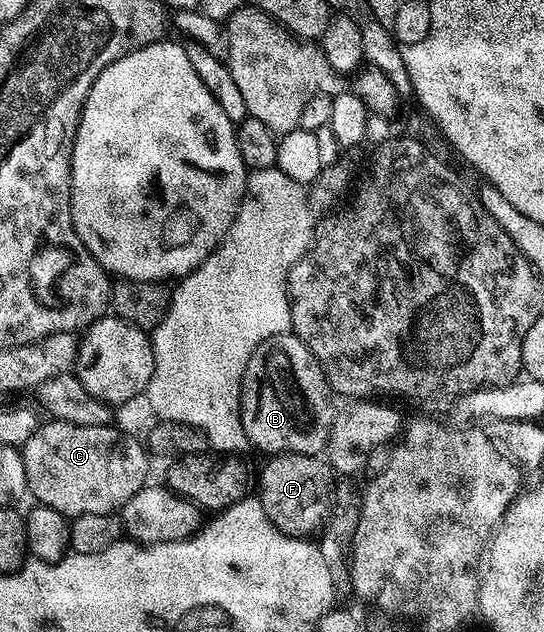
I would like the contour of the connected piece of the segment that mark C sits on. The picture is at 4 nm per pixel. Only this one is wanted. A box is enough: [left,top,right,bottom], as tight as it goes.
[22,419,150,518]

